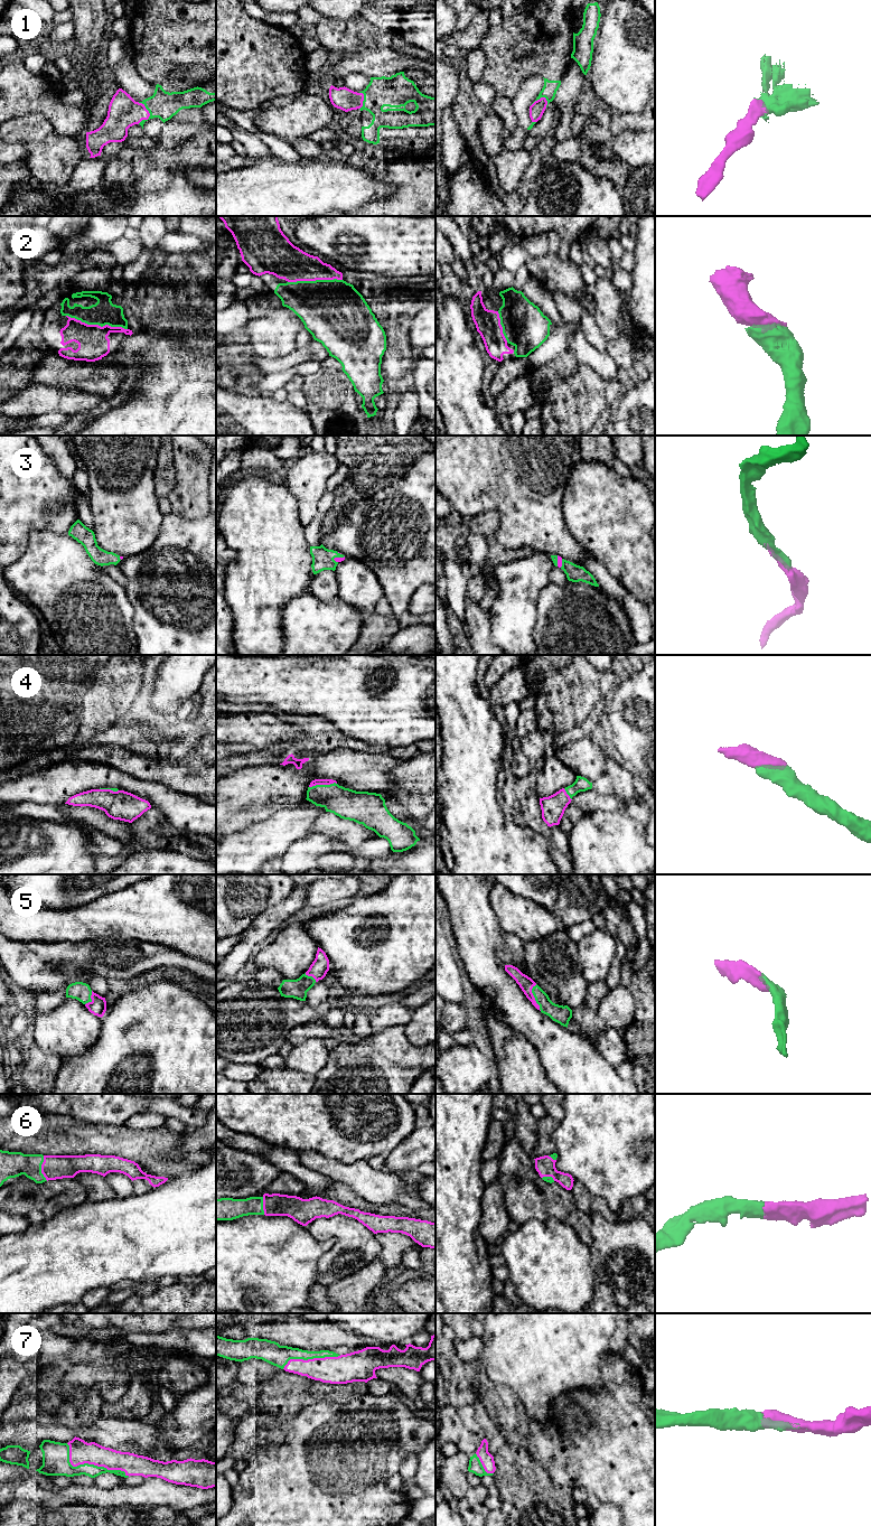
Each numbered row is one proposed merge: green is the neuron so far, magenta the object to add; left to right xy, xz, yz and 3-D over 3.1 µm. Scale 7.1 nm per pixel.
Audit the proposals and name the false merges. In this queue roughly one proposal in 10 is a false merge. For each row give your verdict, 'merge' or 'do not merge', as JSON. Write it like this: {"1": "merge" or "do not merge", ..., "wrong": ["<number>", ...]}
{"1": "merge", "2": "merge", "3": "merge", "4": "merge", "5": "merge", "6": "merge", "7": "merge", "wrong": []}

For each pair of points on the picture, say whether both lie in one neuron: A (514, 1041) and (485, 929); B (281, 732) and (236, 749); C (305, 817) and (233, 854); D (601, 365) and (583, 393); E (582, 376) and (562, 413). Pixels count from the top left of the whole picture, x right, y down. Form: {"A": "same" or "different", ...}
{"A": "different", "B": "different", "C": "same", "D": "different", "E": "same"}

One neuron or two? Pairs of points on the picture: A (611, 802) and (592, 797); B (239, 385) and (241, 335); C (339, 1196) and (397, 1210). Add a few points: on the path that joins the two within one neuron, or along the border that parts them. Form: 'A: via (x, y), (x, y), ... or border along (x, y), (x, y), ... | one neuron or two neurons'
A: via (607, 802), (597, 802) | one neuron
B: via (239, 373), (239, 347) | one neuron
C: via (354, 1200), (366, 1207), (383, 1209) | one neuron

